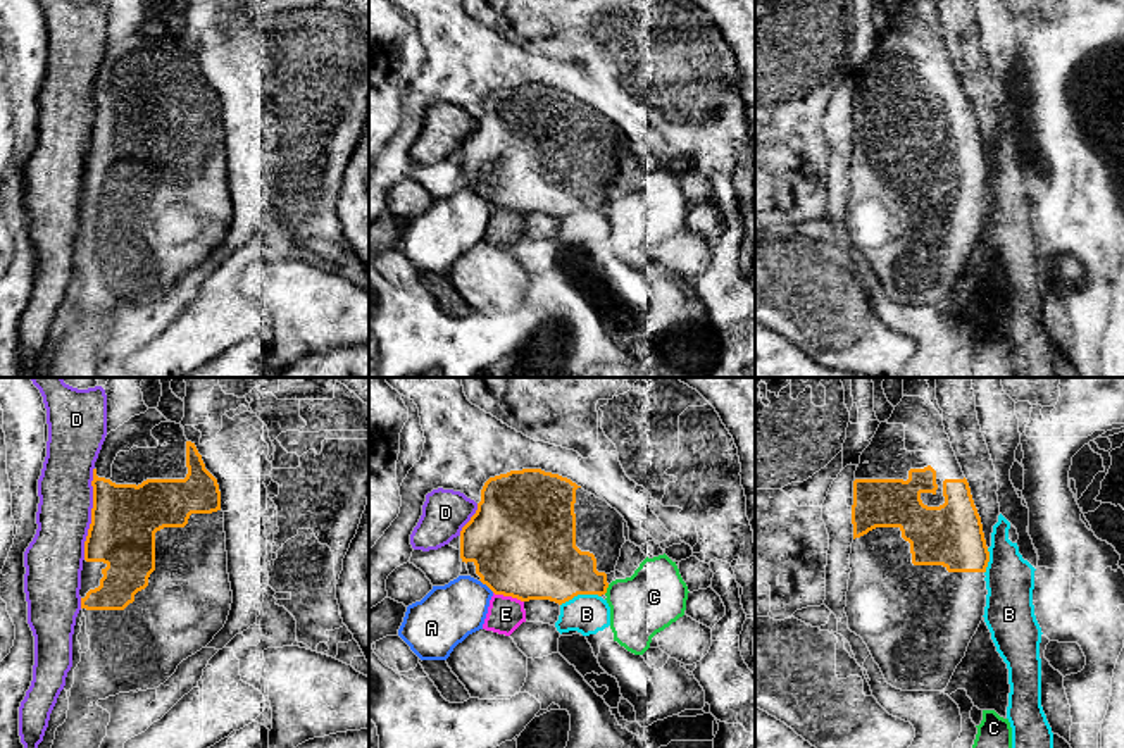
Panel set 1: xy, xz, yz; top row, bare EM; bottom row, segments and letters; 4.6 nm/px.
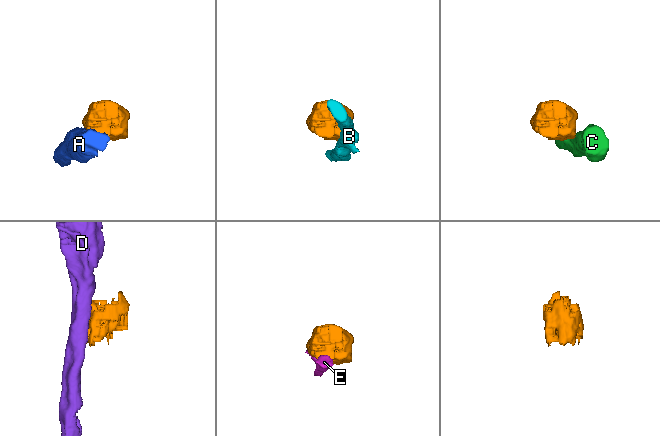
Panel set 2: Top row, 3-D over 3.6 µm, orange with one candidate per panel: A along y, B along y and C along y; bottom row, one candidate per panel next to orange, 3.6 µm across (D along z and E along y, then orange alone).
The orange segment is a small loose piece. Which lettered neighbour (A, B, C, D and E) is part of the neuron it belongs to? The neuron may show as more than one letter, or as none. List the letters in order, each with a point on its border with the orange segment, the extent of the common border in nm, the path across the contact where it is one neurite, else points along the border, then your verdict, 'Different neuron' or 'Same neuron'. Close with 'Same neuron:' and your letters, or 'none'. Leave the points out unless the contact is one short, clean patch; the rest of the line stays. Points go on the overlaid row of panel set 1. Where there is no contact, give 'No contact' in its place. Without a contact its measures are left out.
A: Touches orange at xz (487, 585). Shared border 90 nm. Boundary: xz (480, 579), (493, 592). Different neuron
B: Touches orange at xz (580, 593). Shared border 200 nm. Boundary: xz (600, 595), (574, 595), (561, 605). Different neuron
C: Touches orange at xz (605, 590). Shared border 50 nm. Boundary: xz (609, 585), (604, 593). Different neuron
D: Touches orange at xy (92, 514). Shared border 440 nm. Different neuron
E: Touches orange at xz (509, 595). Shared border 150 nm. Different neuron
Same neuron: none

